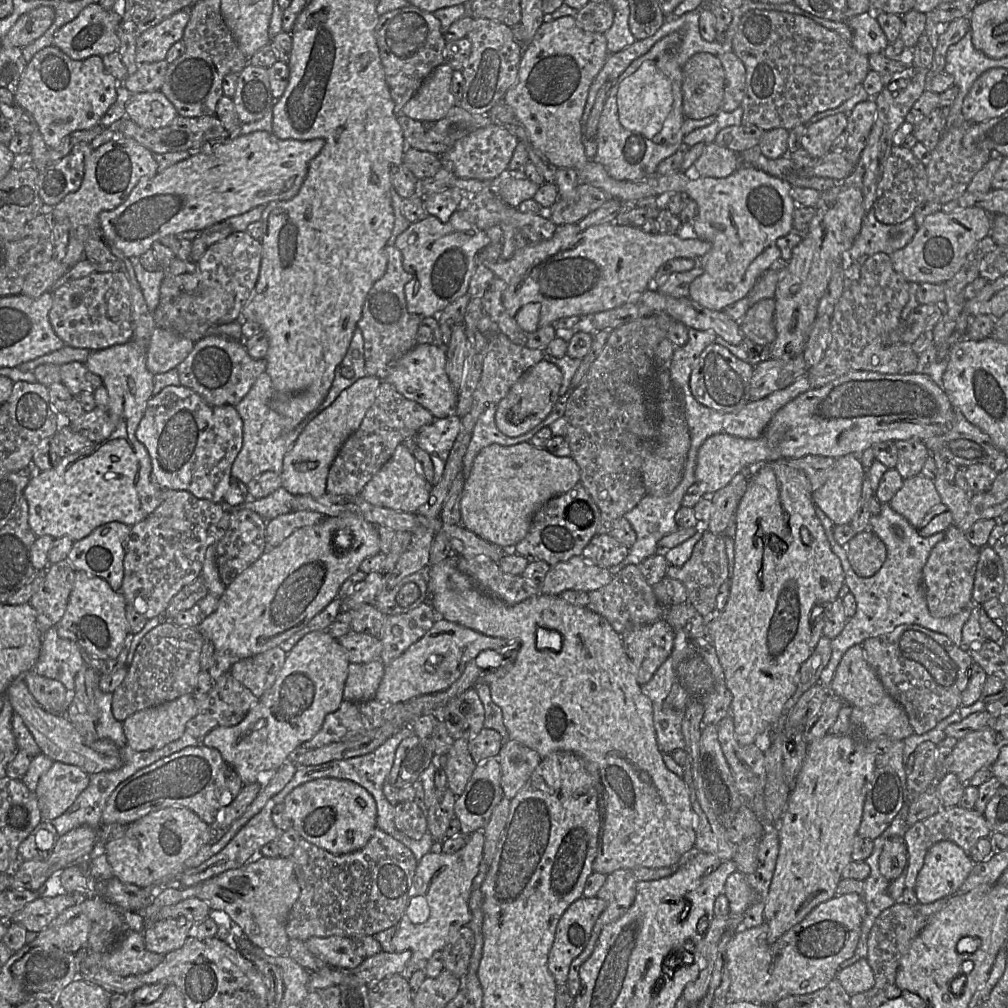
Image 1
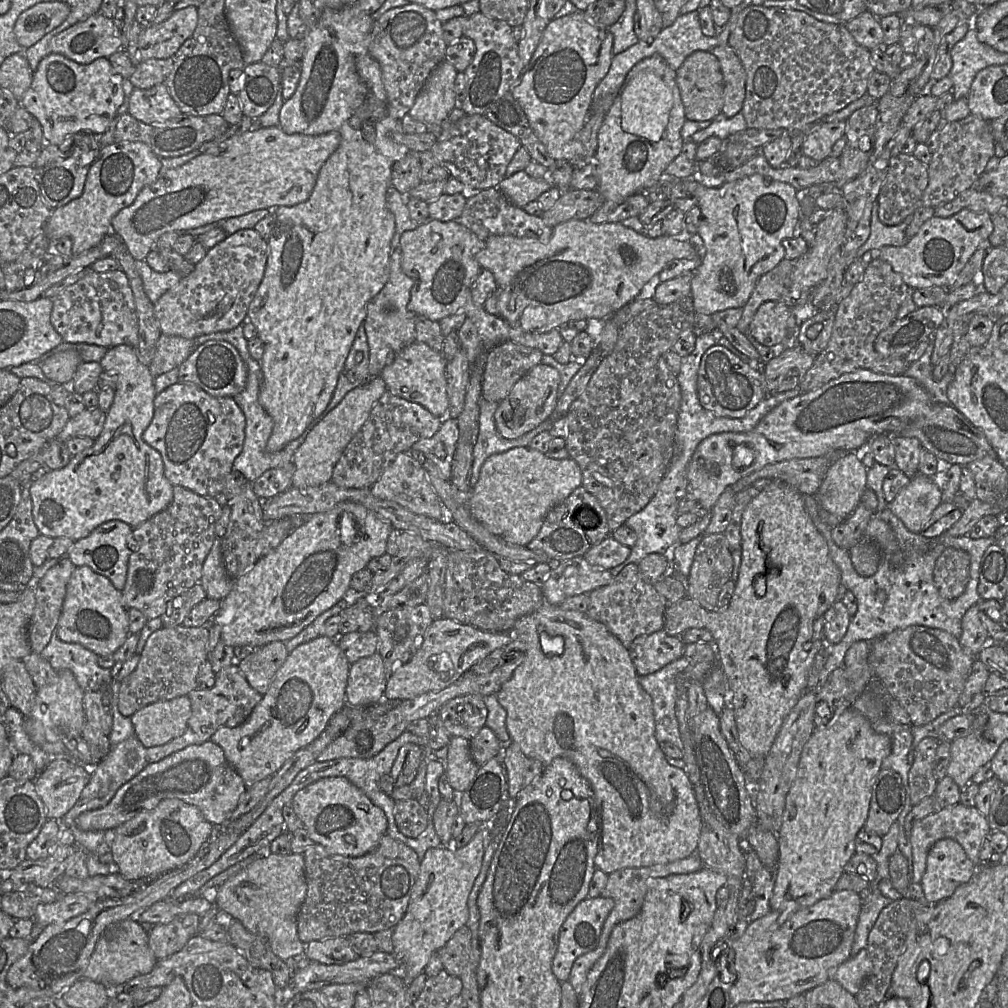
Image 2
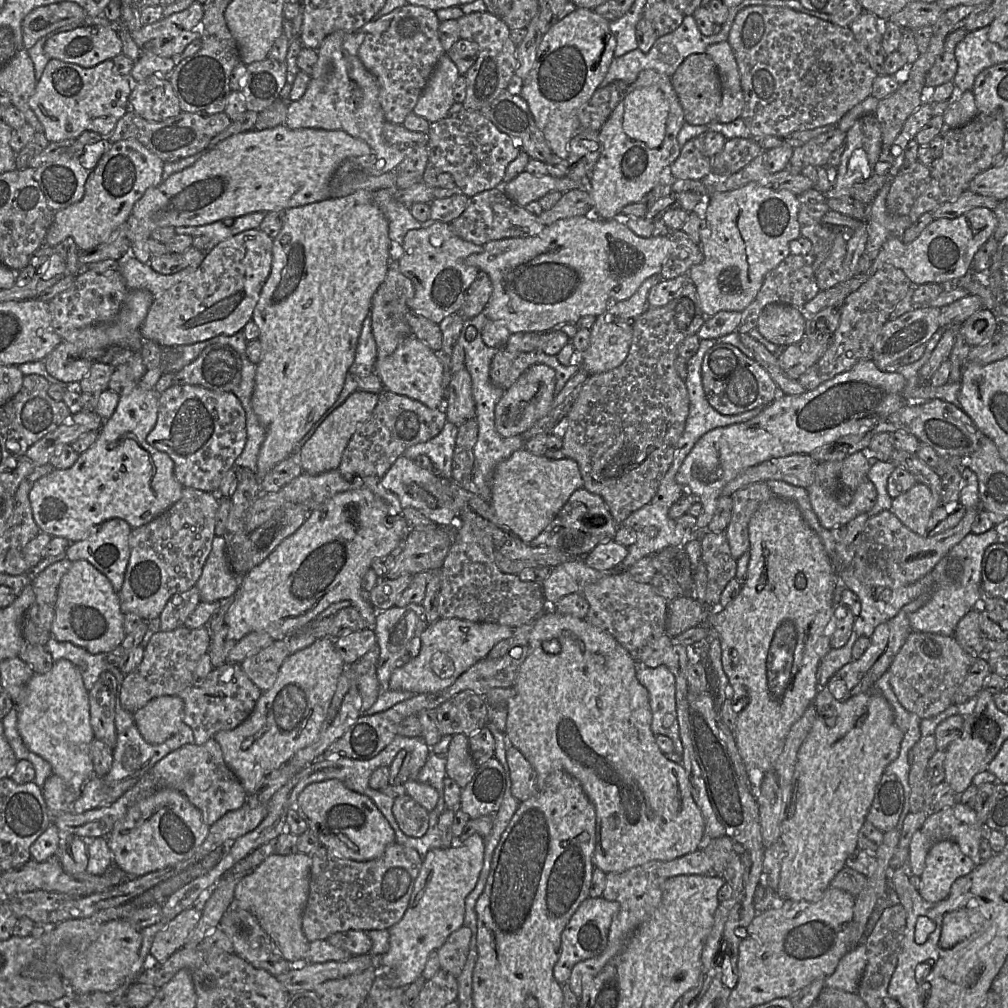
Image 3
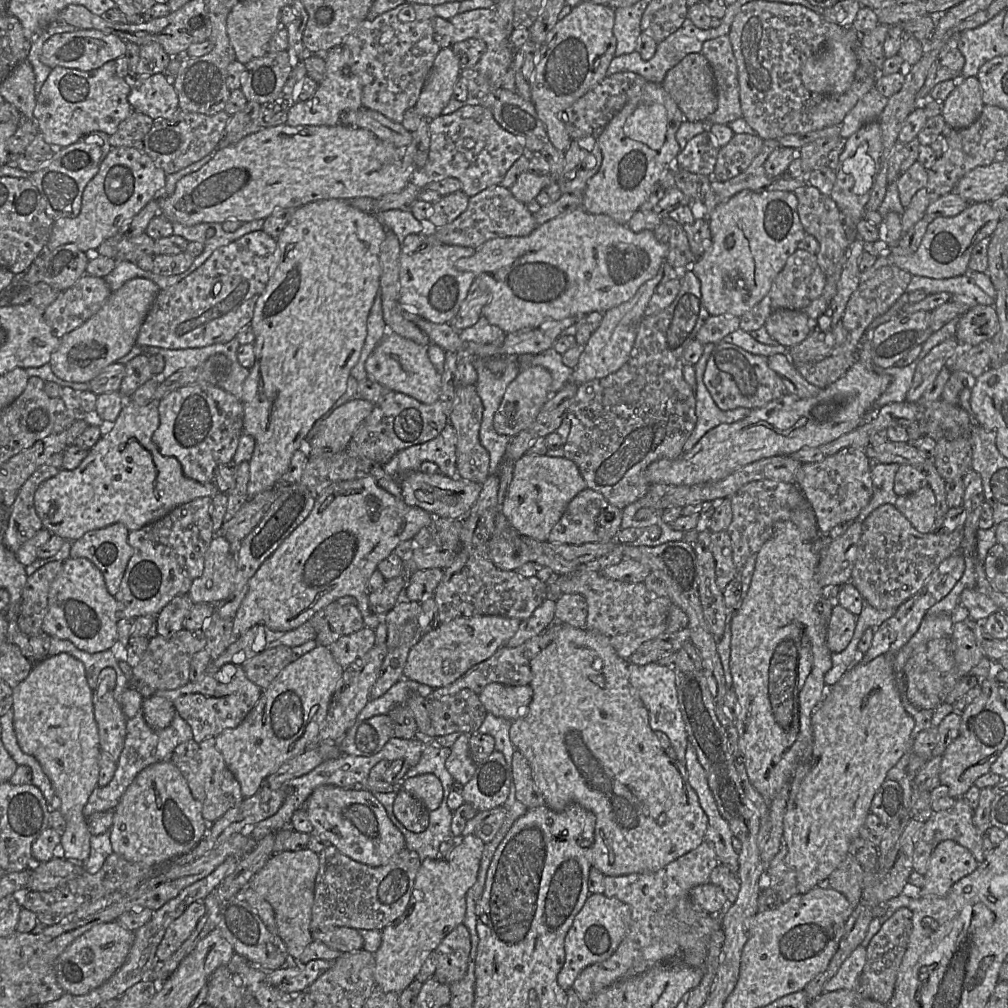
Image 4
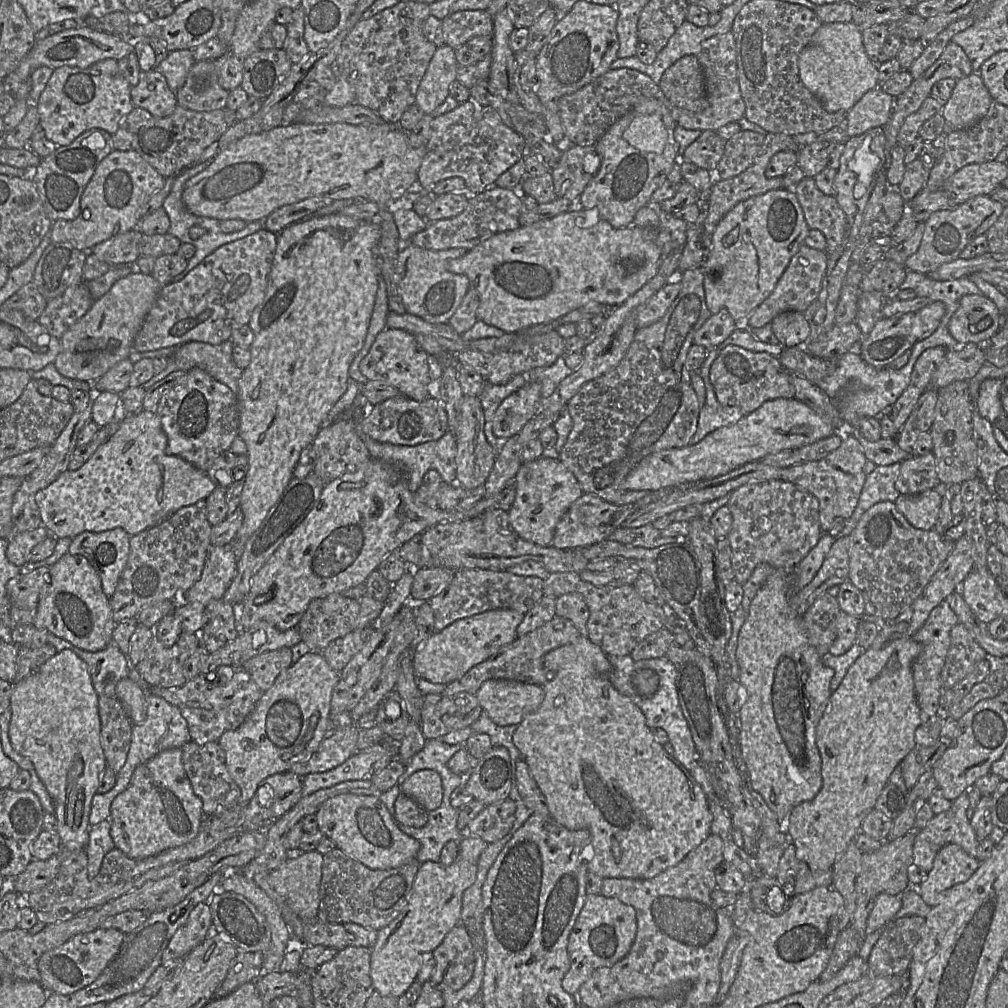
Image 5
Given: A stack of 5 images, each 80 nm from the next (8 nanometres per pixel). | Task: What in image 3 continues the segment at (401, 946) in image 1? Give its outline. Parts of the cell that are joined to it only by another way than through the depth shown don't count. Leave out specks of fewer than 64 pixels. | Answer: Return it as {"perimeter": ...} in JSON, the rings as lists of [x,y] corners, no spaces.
{"perimeter":[[[473,834],[459,847],[428,851],[404,916],[388,929],[389,950],[380,957],[380,974],[389,978],[390,987],[406,988],[422,976],[430,954],[437,952],[450,934],[464,926],[466,897],[478,881],[484,850],[485,839]]]}

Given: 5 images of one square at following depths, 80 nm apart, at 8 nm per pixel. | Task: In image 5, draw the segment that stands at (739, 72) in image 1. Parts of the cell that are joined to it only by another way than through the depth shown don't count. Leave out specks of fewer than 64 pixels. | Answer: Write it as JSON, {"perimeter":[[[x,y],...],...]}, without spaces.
{"perimeter":[[[733,32],[718,34],[704,40],[701,43],[700,51],[695,56],[703,70],[709,106],[701,113],[692,113],[668,105],[671,116],[677,125],[688,130],[717,131],[728,123],[738,122],[745,117],[746,105],[740,91],[736,42]]]}

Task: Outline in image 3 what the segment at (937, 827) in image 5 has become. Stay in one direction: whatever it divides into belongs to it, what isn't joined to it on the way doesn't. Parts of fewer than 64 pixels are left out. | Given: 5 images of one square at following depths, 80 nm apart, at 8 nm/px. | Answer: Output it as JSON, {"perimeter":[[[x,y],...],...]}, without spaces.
{"perimeter":[[[960,801],[941,811],[931,811],[922,826],[913,834],[910,842],[908,866],[911,873],[921,877],[926,866],[926,857],[929,850],[933,845],[941,841],[955,842],[976,866],[980,865],[982,863],[980,844],[986,834],[985,825],[979,821],[976,811]]]}

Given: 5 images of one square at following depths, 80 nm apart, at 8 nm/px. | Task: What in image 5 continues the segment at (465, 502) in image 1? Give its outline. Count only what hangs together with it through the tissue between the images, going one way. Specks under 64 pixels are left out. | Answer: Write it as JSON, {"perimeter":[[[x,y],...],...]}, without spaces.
{"perimeter":[[[540,457],[522,463],[514,479],[515,500],[508,511],[509,520],[523,539],[548,547],[552,545],[557,523],[572,503],[584,492],[574,474],[558,458]]]}

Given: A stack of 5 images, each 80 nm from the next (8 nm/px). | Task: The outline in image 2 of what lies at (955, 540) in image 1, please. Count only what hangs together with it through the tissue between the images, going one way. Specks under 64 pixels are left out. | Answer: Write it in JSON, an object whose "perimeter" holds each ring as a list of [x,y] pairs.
{"perimeter":[[[946,548],[937,558],[933,580],[939,594],[948,600],[963,594],[970,579],[970,556],[967,552]]]}

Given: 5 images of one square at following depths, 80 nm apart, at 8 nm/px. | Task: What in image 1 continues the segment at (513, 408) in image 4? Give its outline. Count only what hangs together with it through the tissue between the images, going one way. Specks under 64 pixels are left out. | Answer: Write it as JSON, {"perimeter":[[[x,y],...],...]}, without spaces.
{"perimeter":[[[545,359],[530,368],[498,403],[495,413],[498,430],[510,438],[515,438],[528,433],[541,423],[558,401],[562,377],[560,369]]]}

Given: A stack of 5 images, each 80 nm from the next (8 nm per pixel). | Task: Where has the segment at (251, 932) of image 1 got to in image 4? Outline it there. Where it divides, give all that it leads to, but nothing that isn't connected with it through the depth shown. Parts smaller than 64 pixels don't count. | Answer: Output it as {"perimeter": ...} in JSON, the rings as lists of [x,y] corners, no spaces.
{"perimeter":[[[309,849],[296,852],[282,851],[273,854],[247,885],[272,906],[278,936],[285,944],[287,954],[297,960],[313,941],[310,921],[318,871],[319,855],[314,851]]]}

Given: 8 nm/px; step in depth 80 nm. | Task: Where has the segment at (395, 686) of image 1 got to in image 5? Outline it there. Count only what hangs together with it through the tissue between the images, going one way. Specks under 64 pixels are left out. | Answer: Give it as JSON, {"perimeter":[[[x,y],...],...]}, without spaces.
{"perimeter":[[[494,609],[456,620],[412,649],[411,662],[416,678],[447,685],[458,680],[472,667],[487,660],[501,647],[517,638],[517,627],[525,614],[512,609]]]}

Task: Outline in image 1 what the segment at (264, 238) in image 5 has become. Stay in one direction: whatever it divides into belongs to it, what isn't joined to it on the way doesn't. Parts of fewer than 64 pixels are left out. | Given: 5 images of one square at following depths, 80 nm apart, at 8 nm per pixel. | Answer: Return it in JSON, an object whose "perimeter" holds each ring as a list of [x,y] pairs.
{"perimeter":[[[247,231],[233,232],[227,238],[208,247],[198,261],[200,281],[194,293],[182,291],[173,300],[179,312],[187,312],[212,325],[229,324],[241,320],[243,306],[257,283],[262,260],[262,242]]]}

